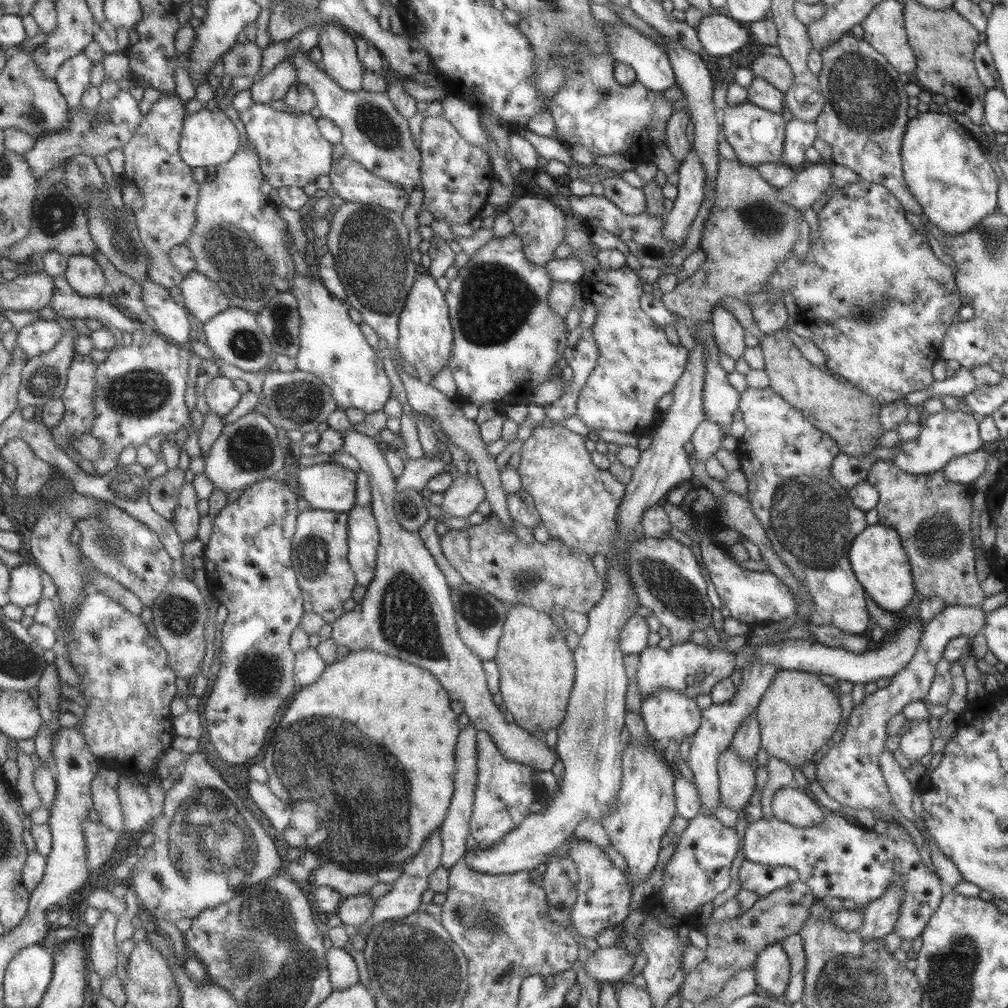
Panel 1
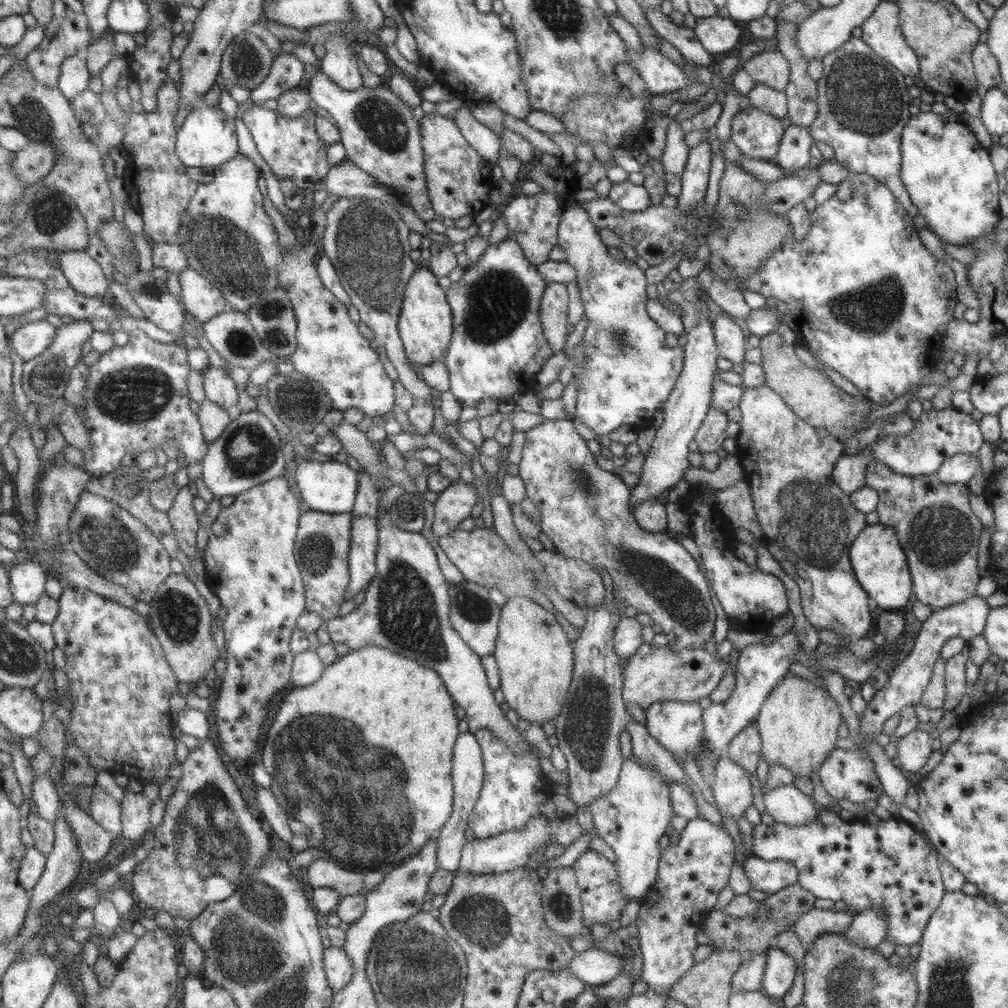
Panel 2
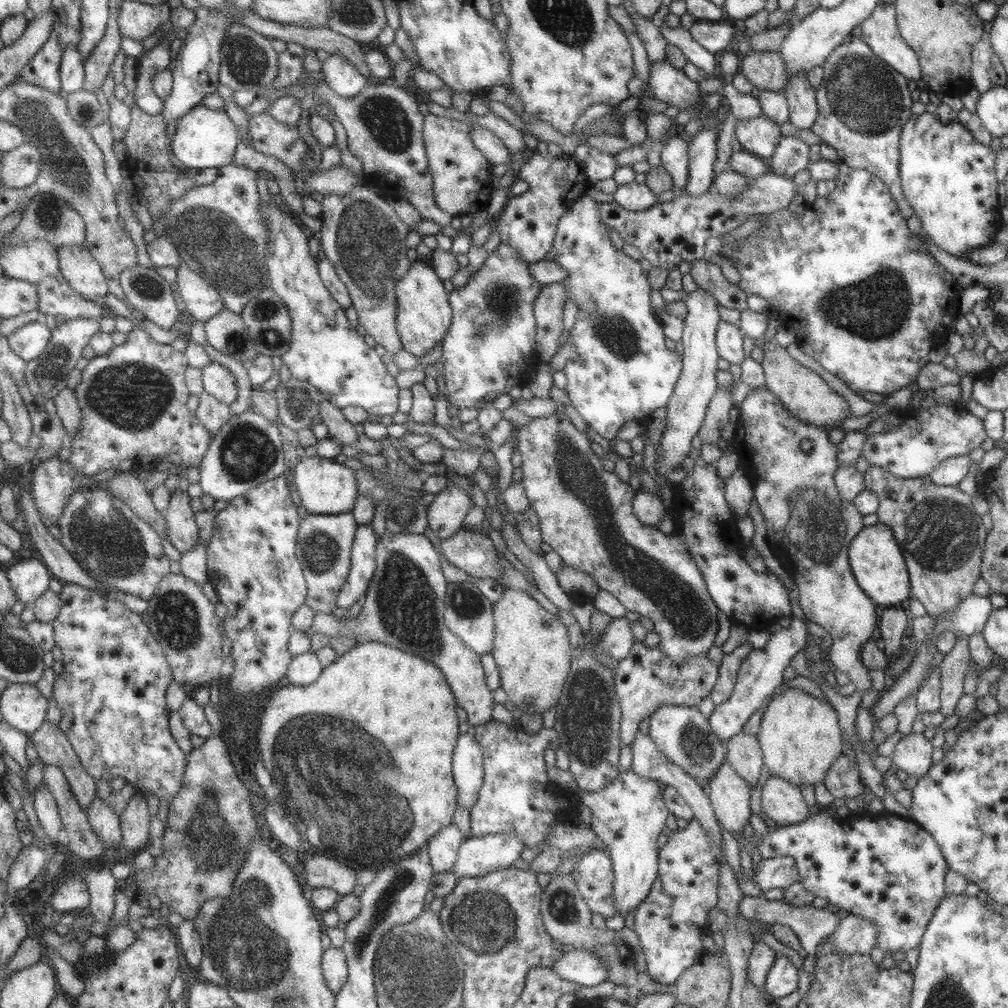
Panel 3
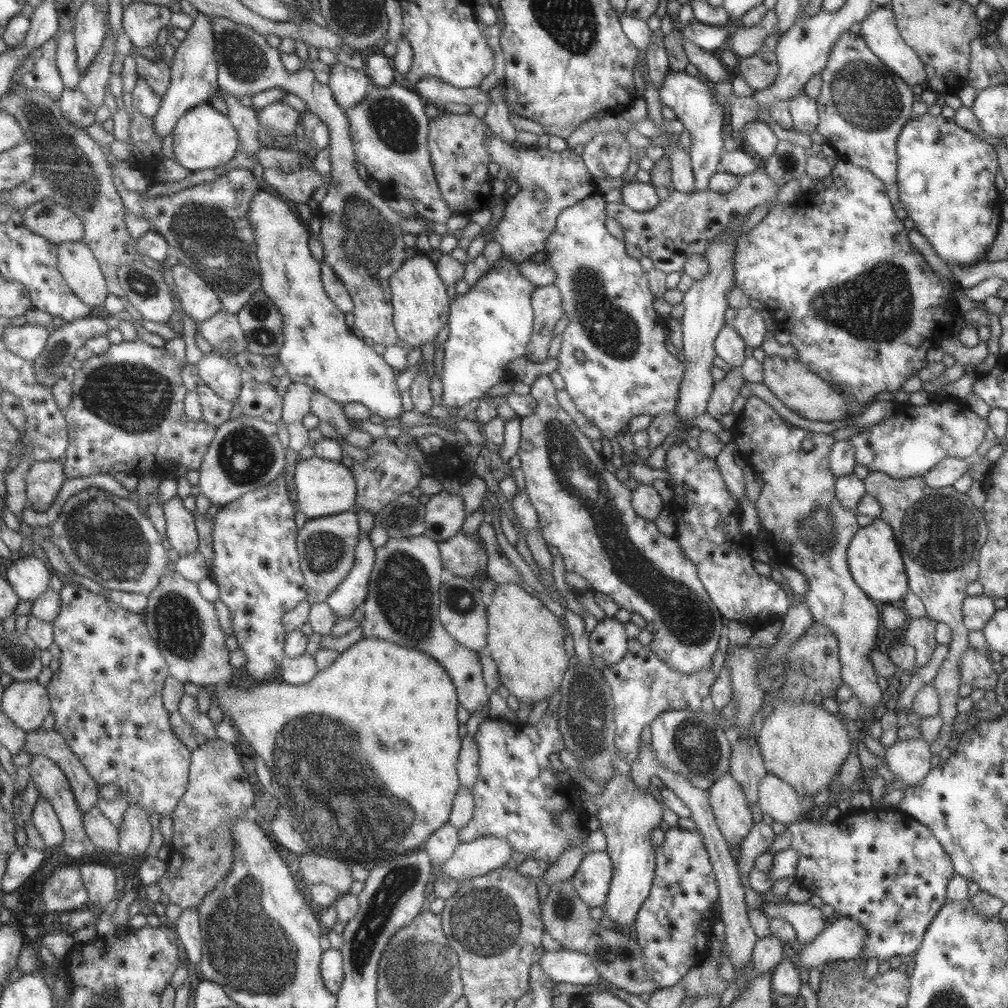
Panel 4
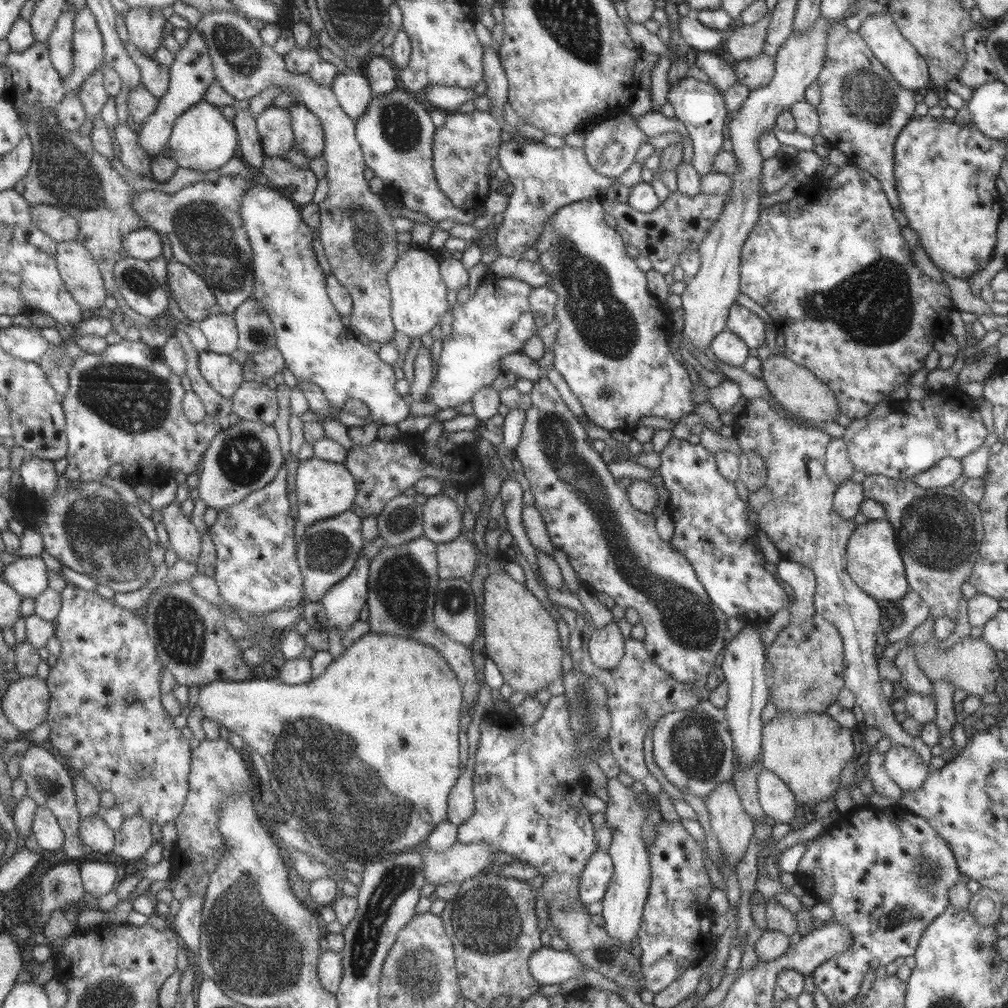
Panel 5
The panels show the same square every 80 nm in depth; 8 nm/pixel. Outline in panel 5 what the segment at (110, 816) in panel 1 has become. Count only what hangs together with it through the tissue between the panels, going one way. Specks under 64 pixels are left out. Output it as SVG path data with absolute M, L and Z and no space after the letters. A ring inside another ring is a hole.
M89 816L82 819L80 835L89 849L100 852L112 852L116 847L116 830L111 828L101 816Z

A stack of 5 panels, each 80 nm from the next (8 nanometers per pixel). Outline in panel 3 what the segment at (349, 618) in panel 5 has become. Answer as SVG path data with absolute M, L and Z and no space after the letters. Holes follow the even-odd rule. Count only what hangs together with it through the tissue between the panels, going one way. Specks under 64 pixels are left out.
M371 523L358 524L354 532L352 547L350 548L350 565L349 572L346 576L343 586L341 586L336 598L336 607L347 609L361 596L365 596L367 587L369 586L370 578L376 569L375 549L378 537L373 532Z

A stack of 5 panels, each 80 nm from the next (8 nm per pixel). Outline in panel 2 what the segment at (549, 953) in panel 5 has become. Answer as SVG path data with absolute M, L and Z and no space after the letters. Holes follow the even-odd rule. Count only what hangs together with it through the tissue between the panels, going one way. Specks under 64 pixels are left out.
M590 948L584 952L576 953L570 960L567 969L575 978L582 980L584 984L598 986L609 982L623 966L619 955L609 953L607 950Z

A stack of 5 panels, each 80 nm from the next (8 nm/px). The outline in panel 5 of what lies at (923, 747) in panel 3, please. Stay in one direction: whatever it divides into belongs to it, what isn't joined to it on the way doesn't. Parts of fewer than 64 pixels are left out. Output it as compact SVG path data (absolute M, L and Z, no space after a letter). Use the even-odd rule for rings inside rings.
M892 745L884 753L883 768L902 792L918 789L928 772L917 752L907 746Z

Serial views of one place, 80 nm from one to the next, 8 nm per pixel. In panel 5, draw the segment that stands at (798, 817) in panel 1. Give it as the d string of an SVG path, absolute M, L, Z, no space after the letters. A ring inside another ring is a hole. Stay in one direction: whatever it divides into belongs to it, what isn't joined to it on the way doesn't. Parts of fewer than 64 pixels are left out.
M762 768L757 780L758 802L766 816L776 823L788 823L798 805L789 787L778 777Z

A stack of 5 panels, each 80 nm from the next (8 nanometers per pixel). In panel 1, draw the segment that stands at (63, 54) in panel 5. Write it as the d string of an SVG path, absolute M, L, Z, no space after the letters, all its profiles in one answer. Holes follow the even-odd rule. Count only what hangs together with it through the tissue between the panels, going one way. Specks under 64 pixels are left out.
M83 52L69 57L57 71L55 79L60 84L61 92L64 93L73 113L80 110L85 93L91 86L91 70L94 64L95 62Z

